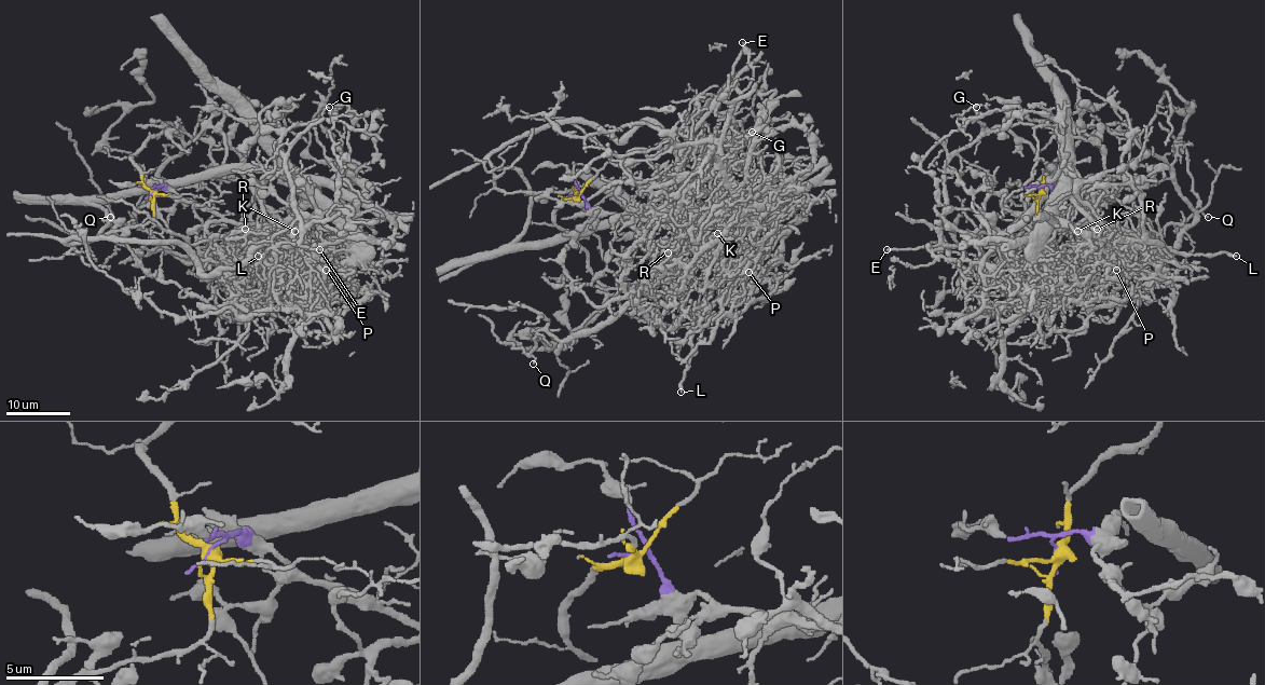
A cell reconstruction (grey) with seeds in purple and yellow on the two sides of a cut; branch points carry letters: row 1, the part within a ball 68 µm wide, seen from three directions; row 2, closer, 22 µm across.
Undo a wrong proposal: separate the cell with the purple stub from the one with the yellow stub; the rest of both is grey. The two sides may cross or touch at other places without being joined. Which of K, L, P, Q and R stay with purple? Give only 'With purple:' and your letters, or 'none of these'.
With purple: K, L, P, R

